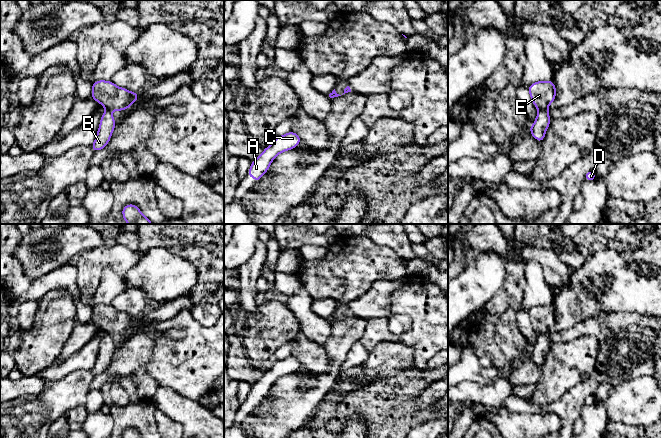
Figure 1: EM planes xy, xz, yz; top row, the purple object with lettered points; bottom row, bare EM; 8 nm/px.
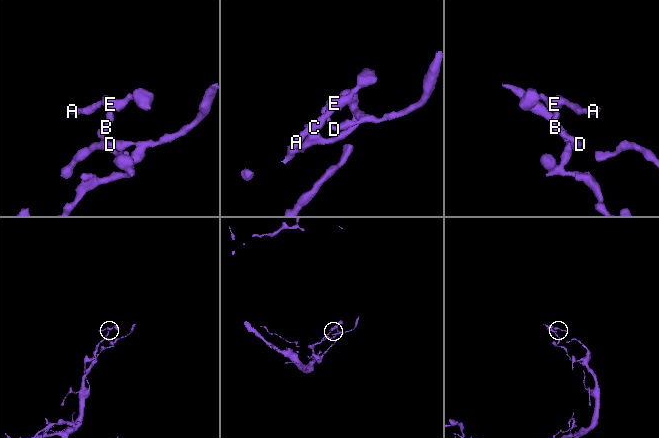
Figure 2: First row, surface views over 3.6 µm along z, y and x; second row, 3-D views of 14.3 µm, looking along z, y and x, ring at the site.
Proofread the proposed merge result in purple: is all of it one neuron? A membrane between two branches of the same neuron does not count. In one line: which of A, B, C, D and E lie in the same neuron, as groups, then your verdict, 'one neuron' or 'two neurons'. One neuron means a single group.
A C E / B D | two neurons

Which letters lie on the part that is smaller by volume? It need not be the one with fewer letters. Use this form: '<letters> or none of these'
A, C, E

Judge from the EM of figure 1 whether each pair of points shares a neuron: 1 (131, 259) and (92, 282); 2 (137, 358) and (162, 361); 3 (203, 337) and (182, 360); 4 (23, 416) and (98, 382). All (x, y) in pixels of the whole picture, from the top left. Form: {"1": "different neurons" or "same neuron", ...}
{"1": "same neuron", "2": "different neurons", "3": "same neuron", "4": "different neurons"}

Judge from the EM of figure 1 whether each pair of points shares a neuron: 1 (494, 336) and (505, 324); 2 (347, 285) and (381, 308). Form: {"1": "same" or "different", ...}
{"1": "same", "2": "different"}

